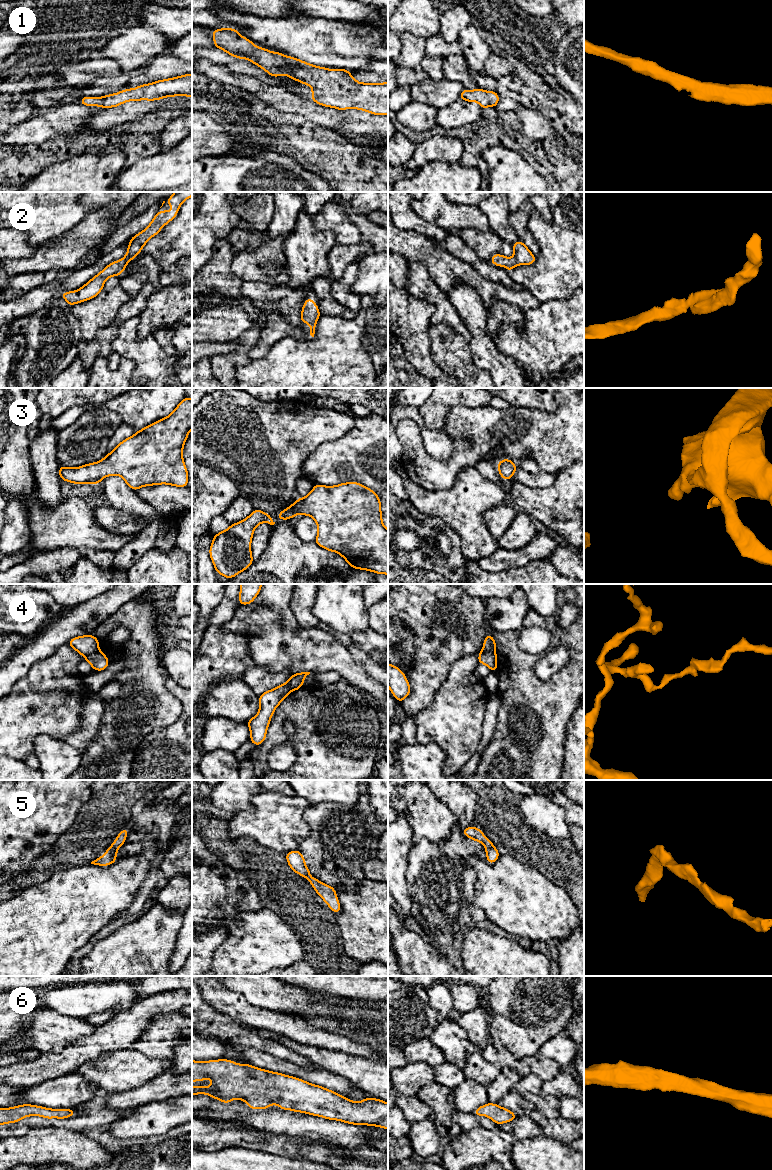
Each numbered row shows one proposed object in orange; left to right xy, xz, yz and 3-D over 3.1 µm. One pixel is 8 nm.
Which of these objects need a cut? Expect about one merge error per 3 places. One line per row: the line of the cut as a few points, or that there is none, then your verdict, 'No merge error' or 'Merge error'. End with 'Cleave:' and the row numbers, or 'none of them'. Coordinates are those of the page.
1: No split. No merge error
2: No split. No merge error
3: No split. No merge error
4: Split along xy (97, 649), (85, 657). Merge error
5: No split. No merge error
6: No split. No merge error
Cleave: 4

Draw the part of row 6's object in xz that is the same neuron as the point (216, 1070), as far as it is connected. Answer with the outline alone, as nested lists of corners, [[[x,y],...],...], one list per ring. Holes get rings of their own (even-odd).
[[[227,1059],[199,1062],[192,1060],[192,1081],[202,1081],[206,1078],[212,1079],[213,1084],[208,1087],[192,1087],[192,1095],[207,1094],[225,1104],[233,1099],[240,1099],[245,1101],[250,1109],[268,1109],[271,1104],[276,1104],[282,1110],[307,1113],[348,1124],[388,1129],[388,1103],[380,1099],[368,1097],[361,1102],[353,1102],[322,1086],[250,1064],[237,1064]]]

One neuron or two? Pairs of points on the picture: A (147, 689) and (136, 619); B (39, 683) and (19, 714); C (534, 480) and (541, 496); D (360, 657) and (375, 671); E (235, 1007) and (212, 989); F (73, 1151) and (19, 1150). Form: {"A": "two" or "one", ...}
{"A": "one", "B": "one", "C": "two", "D": "one", "E": "one", "F": "one"}

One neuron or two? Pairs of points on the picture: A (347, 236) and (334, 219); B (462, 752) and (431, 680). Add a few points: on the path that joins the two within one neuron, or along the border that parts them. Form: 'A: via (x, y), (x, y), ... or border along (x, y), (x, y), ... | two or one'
A: via (347, 232), (338, 223) | one
B: border along (449, 672), (435, 694), (434, 699), (422, 710) | two

